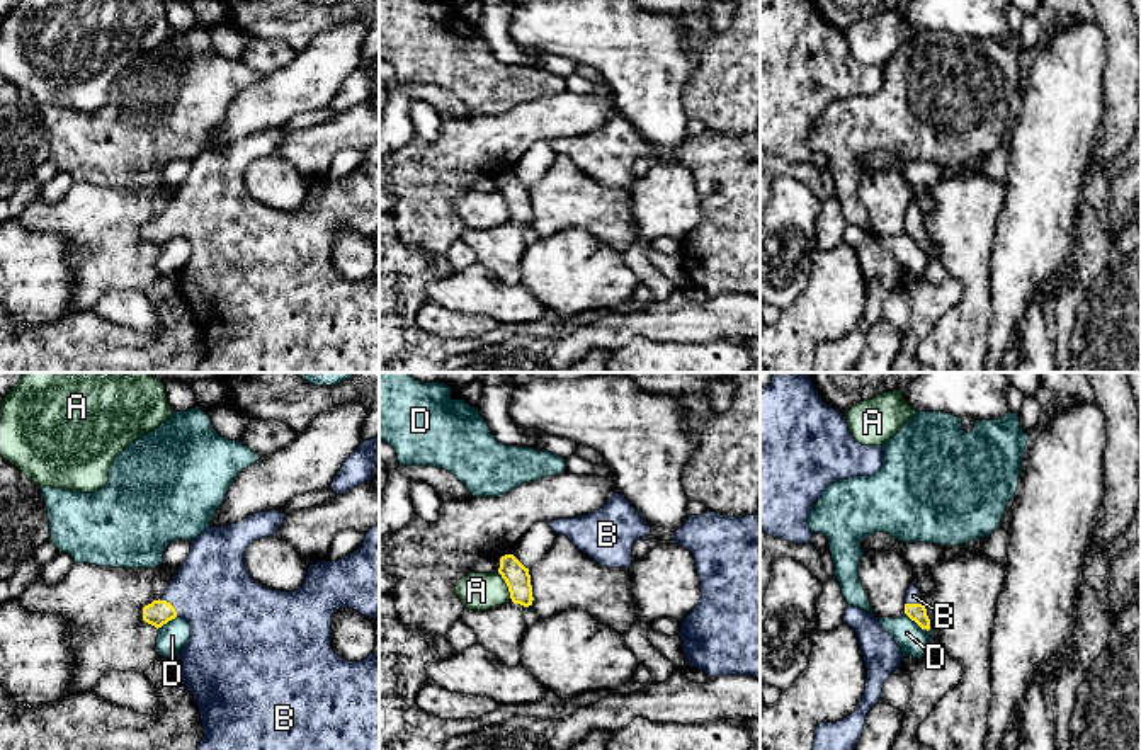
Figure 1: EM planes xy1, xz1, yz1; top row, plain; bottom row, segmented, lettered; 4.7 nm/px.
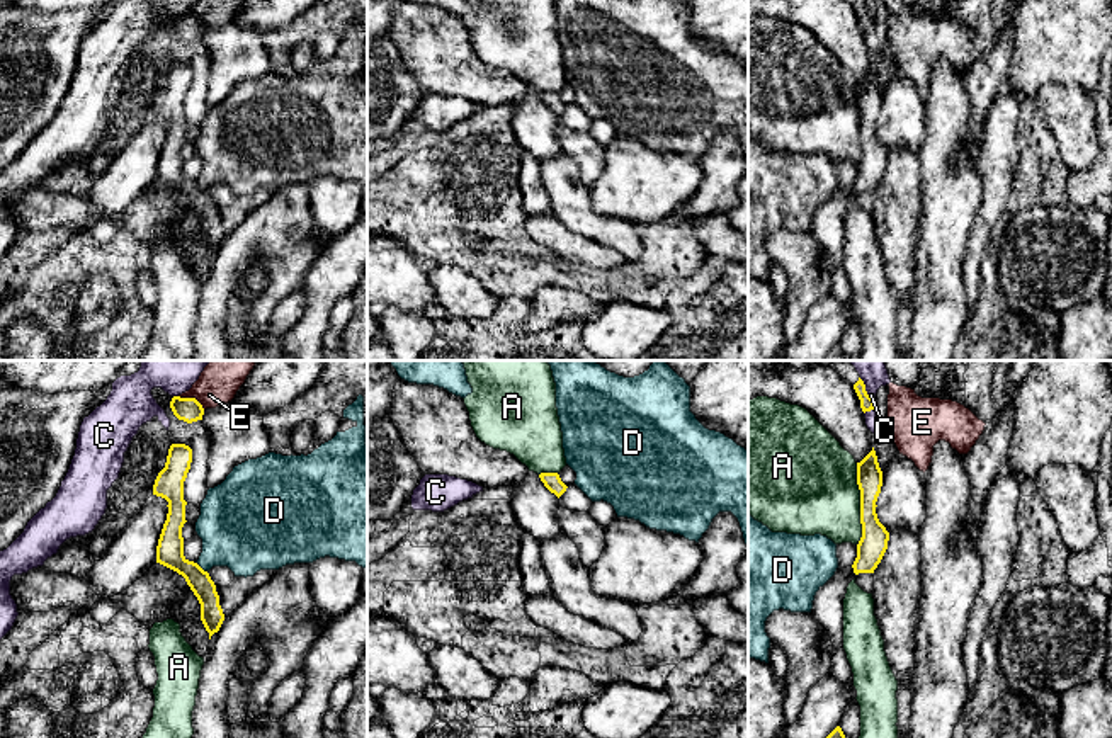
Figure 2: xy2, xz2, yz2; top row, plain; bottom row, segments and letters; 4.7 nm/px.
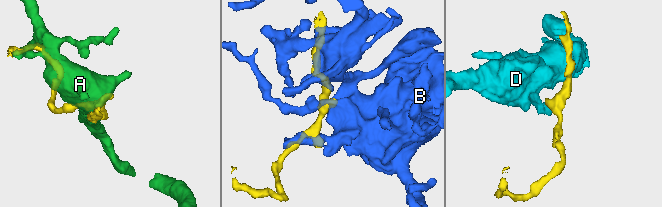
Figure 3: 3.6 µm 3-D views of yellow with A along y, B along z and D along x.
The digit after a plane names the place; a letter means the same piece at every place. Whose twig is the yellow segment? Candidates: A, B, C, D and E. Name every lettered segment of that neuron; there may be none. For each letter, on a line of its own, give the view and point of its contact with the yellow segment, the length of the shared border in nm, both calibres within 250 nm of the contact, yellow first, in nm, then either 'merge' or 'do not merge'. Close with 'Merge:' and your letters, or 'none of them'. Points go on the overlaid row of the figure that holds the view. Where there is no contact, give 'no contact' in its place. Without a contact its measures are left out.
A: yz2 (861, 504) | 400 nm | 140/440 nm | do not merge
B: xy1 (170, 604) | 130 nm | 120/380 nm | merge
C: yz2 (864, 388) | 120 nm | 70/140 nm | do not merge
D: yz1 (917, 623) | 140 nm | 90/140 nm | do not merge
E: xy2 (192, 398) | 140 nm | 120/190 nm | do not merge
Merge: B

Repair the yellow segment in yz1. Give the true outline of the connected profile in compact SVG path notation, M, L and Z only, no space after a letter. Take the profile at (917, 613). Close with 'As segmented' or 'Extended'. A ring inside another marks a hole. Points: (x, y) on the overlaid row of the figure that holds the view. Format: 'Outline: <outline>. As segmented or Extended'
Outline: M913 585L908 587L905 597L905 614L915 621L922 629L930 629L930 619L927 616L927 609L923 605L925 599L922 597L920 590Z. Extended

